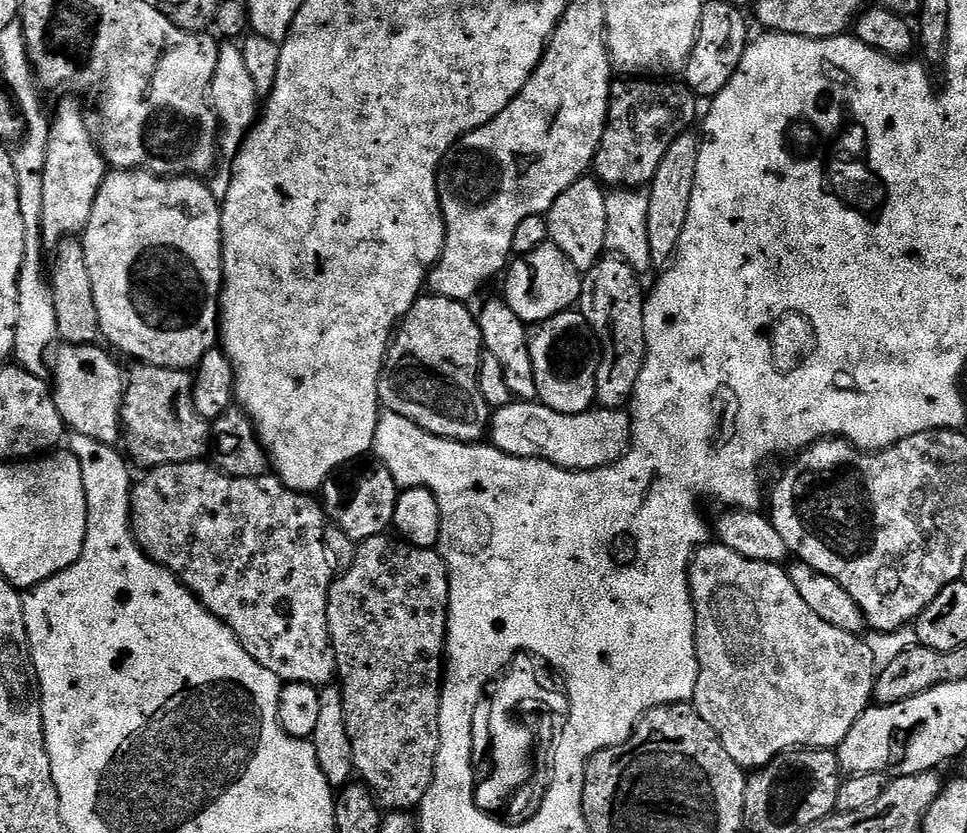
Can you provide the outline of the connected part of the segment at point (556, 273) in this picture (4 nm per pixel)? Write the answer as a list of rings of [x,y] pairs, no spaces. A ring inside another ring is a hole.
[[[549,242],[538,246],[538,250],[530,250],[530,254],[516,256],[509,263],[503,277],[502,298],[510,310],[524,320],[525,325],[535,326],[546,318],[554,318],[579,305],[581,279],[581,272],[566,258],[566,254]]]

